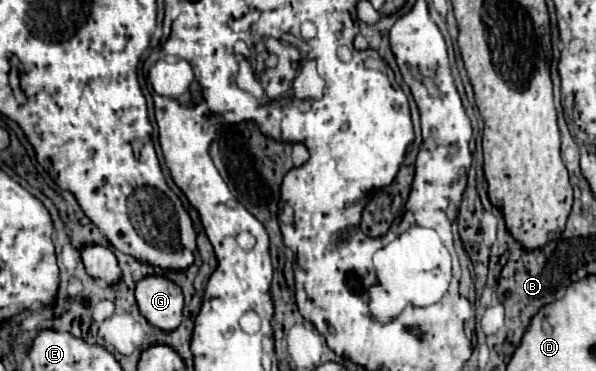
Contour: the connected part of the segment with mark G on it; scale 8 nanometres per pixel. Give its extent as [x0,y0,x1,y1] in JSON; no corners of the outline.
[136,277,182,331]

